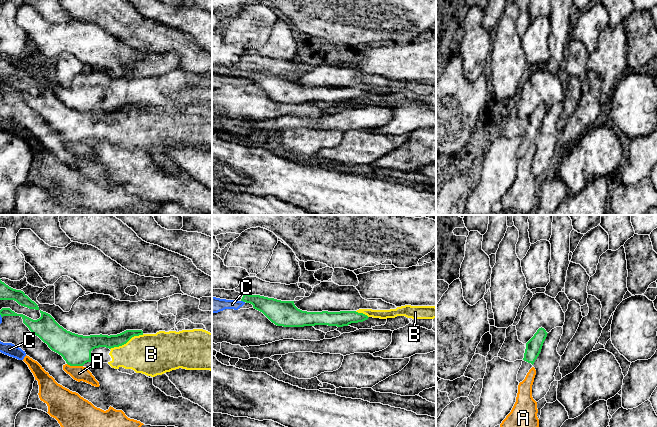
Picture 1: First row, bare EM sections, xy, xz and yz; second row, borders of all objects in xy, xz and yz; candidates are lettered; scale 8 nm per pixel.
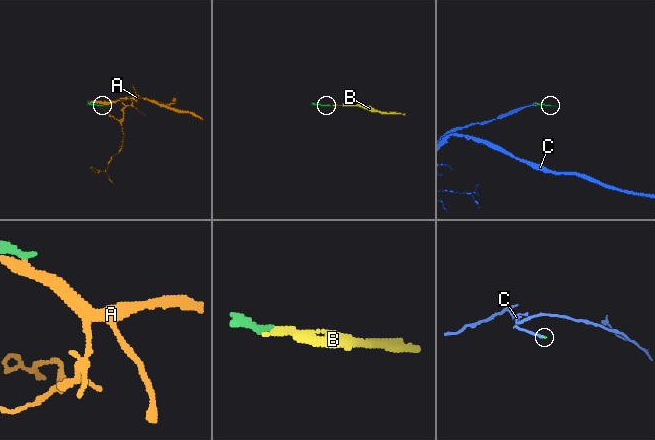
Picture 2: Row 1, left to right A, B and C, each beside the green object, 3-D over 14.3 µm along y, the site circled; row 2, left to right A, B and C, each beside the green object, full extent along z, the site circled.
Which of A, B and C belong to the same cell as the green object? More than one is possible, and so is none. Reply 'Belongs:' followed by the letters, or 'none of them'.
Belongs: B

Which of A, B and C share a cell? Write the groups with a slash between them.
A C / B

